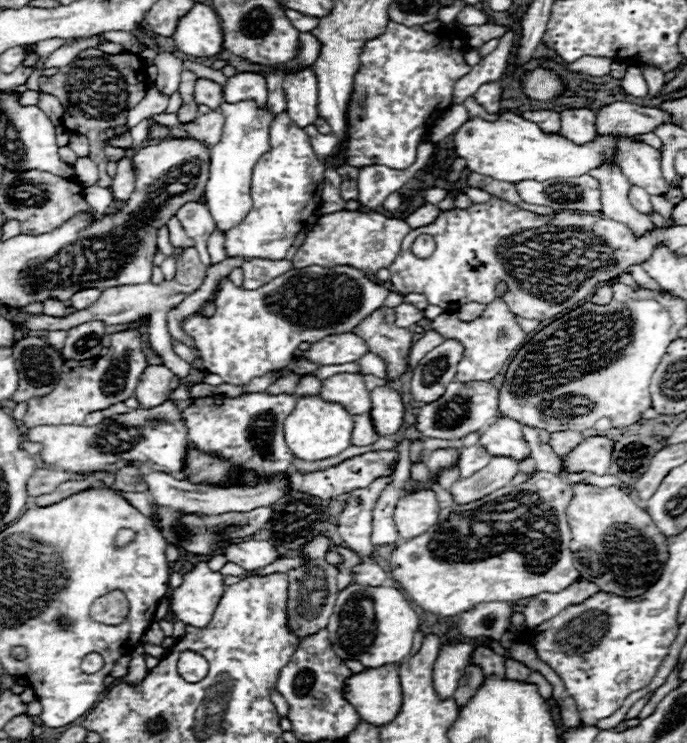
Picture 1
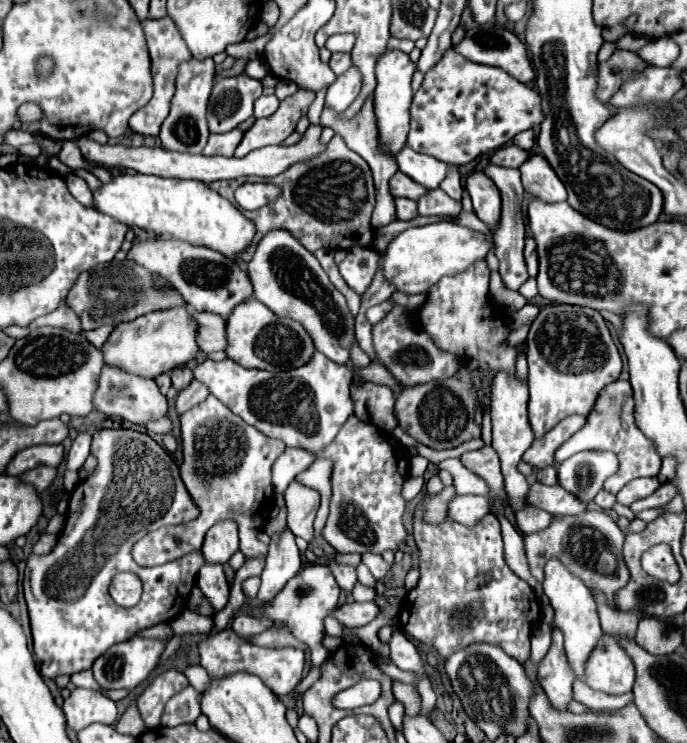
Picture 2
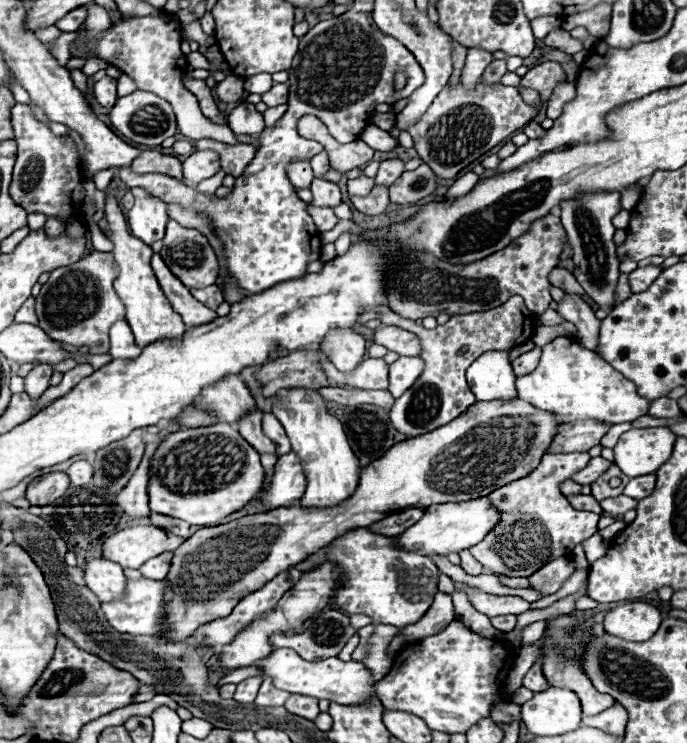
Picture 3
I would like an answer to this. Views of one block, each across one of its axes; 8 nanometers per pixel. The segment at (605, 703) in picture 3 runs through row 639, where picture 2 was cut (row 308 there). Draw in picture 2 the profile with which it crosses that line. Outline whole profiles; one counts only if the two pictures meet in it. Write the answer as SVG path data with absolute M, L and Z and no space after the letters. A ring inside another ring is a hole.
M546 304L532 322L526 338L528 354L528 388L530 388L530 426L534 438L542 438L564 416L586 416L596 400L596 392L614 382L622 372L622 358L614 344L604 318L598 310Z

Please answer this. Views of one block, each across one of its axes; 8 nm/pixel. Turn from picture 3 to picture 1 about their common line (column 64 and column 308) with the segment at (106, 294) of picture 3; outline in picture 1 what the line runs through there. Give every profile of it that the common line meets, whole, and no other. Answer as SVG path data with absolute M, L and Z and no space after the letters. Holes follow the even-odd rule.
M352 266L292 268L256 290L238 288L228 278L224 278L216 296L216 314L212 318L192 314L184 320L182 330L196 340L206 372L222 376L226 384L248 384L254 376L264 376L288 366L294 358L294 350L302 342L314 344L330 334L352 332L356 324L360 324L366 316L384 306L388 294L390 290L386 286L372 282L366 274Z

